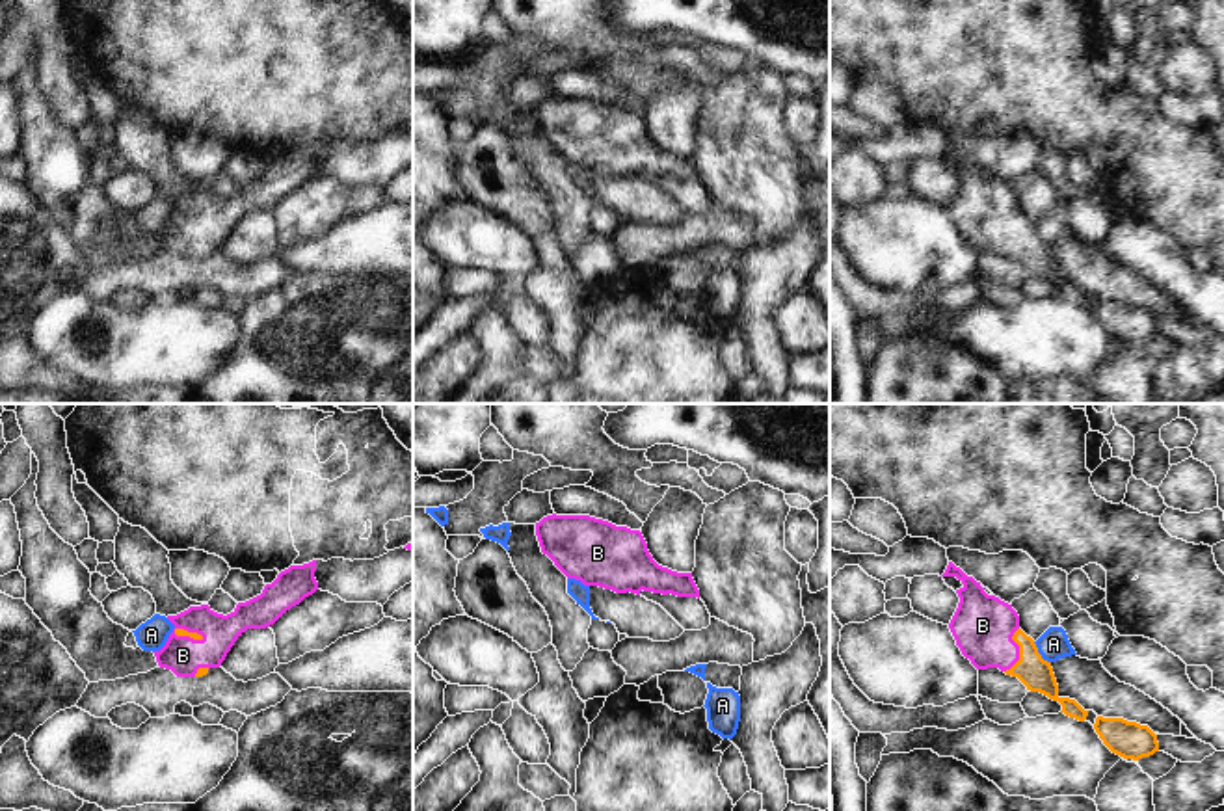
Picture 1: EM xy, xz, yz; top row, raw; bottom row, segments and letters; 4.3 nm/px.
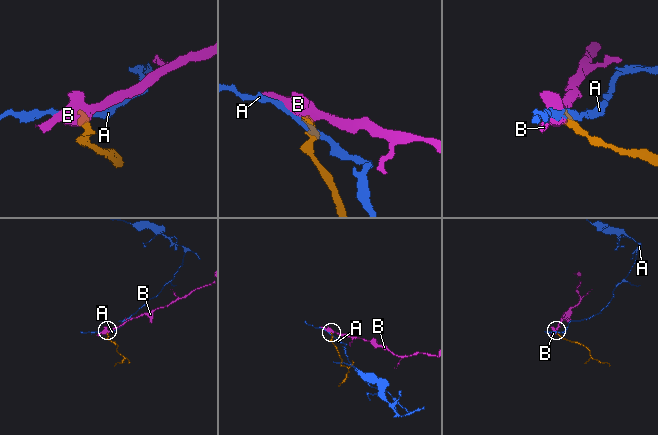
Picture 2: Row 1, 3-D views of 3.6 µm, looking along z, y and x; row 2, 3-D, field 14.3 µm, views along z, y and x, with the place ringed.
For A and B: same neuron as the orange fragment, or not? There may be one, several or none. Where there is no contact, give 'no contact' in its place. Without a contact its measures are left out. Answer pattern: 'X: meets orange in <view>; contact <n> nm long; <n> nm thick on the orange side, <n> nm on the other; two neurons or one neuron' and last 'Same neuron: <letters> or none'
A: meets orange in yz; contact 120 nm long; 140 nm thick on the orange side, 140 nm on the other; two neurons
B: meets orange in yz; contact 200 nm long; 140 nm thick on the orange side, 280 nm on the other; one neuron
Same neuron: B

